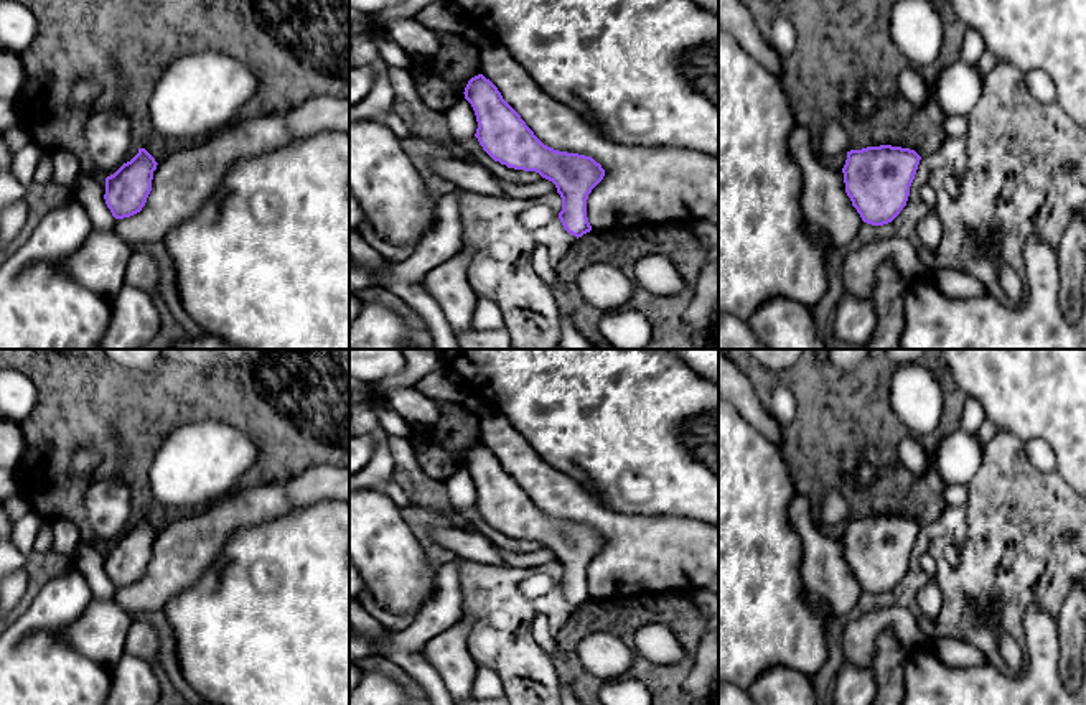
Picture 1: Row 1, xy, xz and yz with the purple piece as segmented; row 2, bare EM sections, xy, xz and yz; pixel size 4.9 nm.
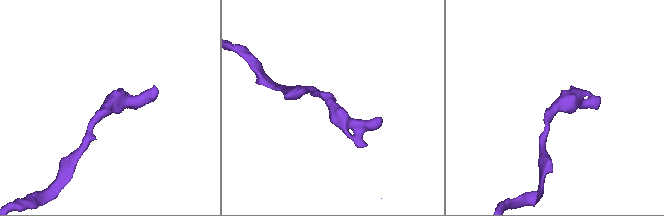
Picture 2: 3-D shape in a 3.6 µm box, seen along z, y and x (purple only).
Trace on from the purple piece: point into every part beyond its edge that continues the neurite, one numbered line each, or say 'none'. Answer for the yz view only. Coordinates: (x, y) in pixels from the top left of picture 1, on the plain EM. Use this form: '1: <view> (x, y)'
1: yz (824, 572)

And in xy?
1: xy (183, 549)

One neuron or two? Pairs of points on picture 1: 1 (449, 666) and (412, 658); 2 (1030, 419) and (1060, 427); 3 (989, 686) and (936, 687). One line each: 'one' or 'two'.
1: two
2: one
3: one

